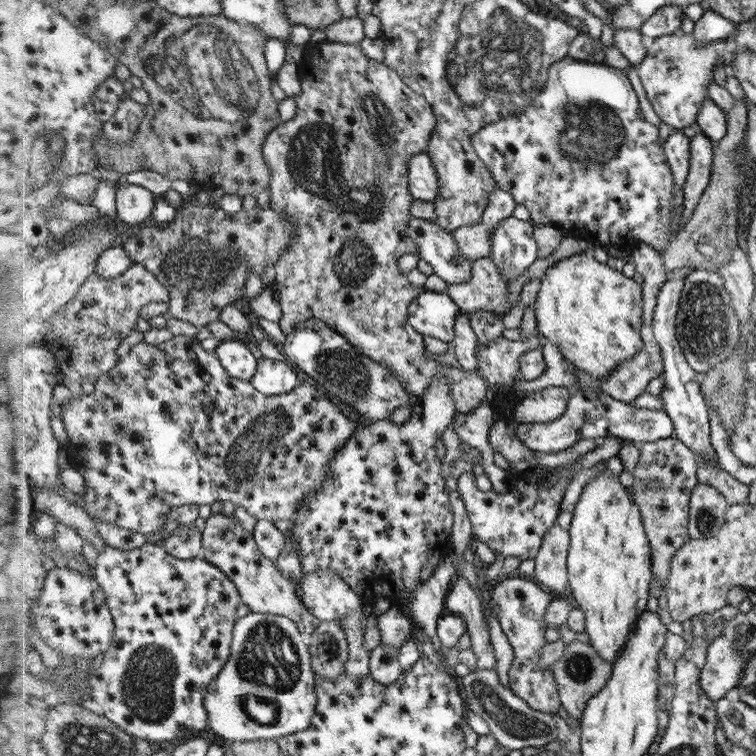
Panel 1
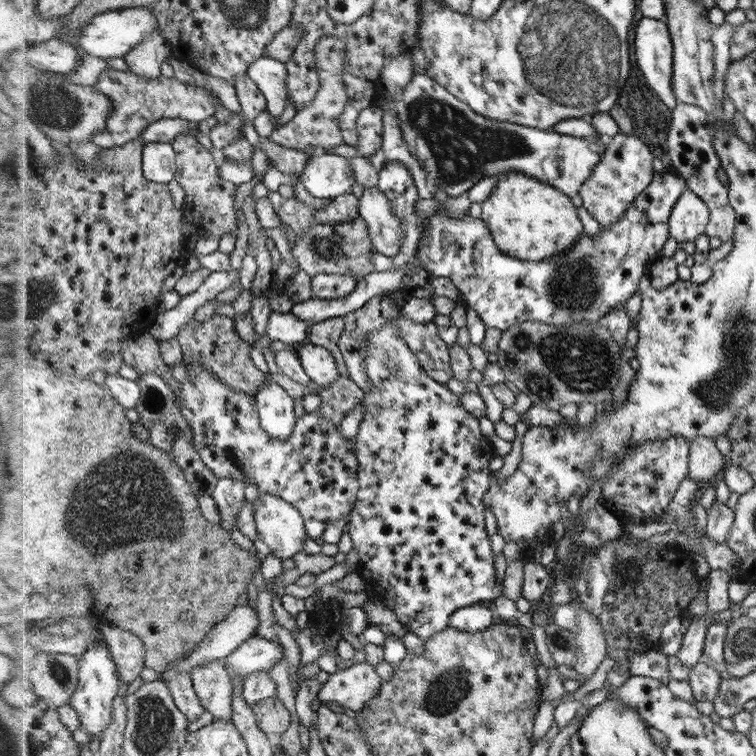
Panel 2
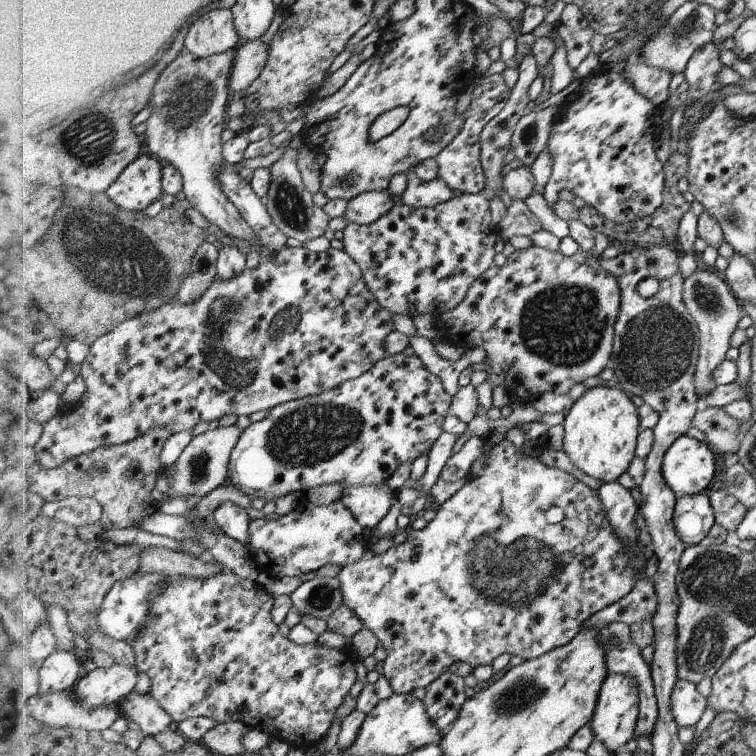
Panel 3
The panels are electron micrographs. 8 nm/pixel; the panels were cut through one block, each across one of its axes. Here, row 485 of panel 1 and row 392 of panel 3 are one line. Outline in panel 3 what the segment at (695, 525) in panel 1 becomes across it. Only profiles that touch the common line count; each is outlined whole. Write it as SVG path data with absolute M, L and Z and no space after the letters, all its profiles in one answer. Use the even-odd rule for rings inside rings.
M703 266L698 268L683 283L683 302L698 328L698 361L694 372L694 387L702 395L710 393L716 384L713 380L713 371L721 365L726 358L726 352L730 347L730 336L736 330L738 320L743 318L740 304L736 296L732 294L730 286L712 270L705 270Z

